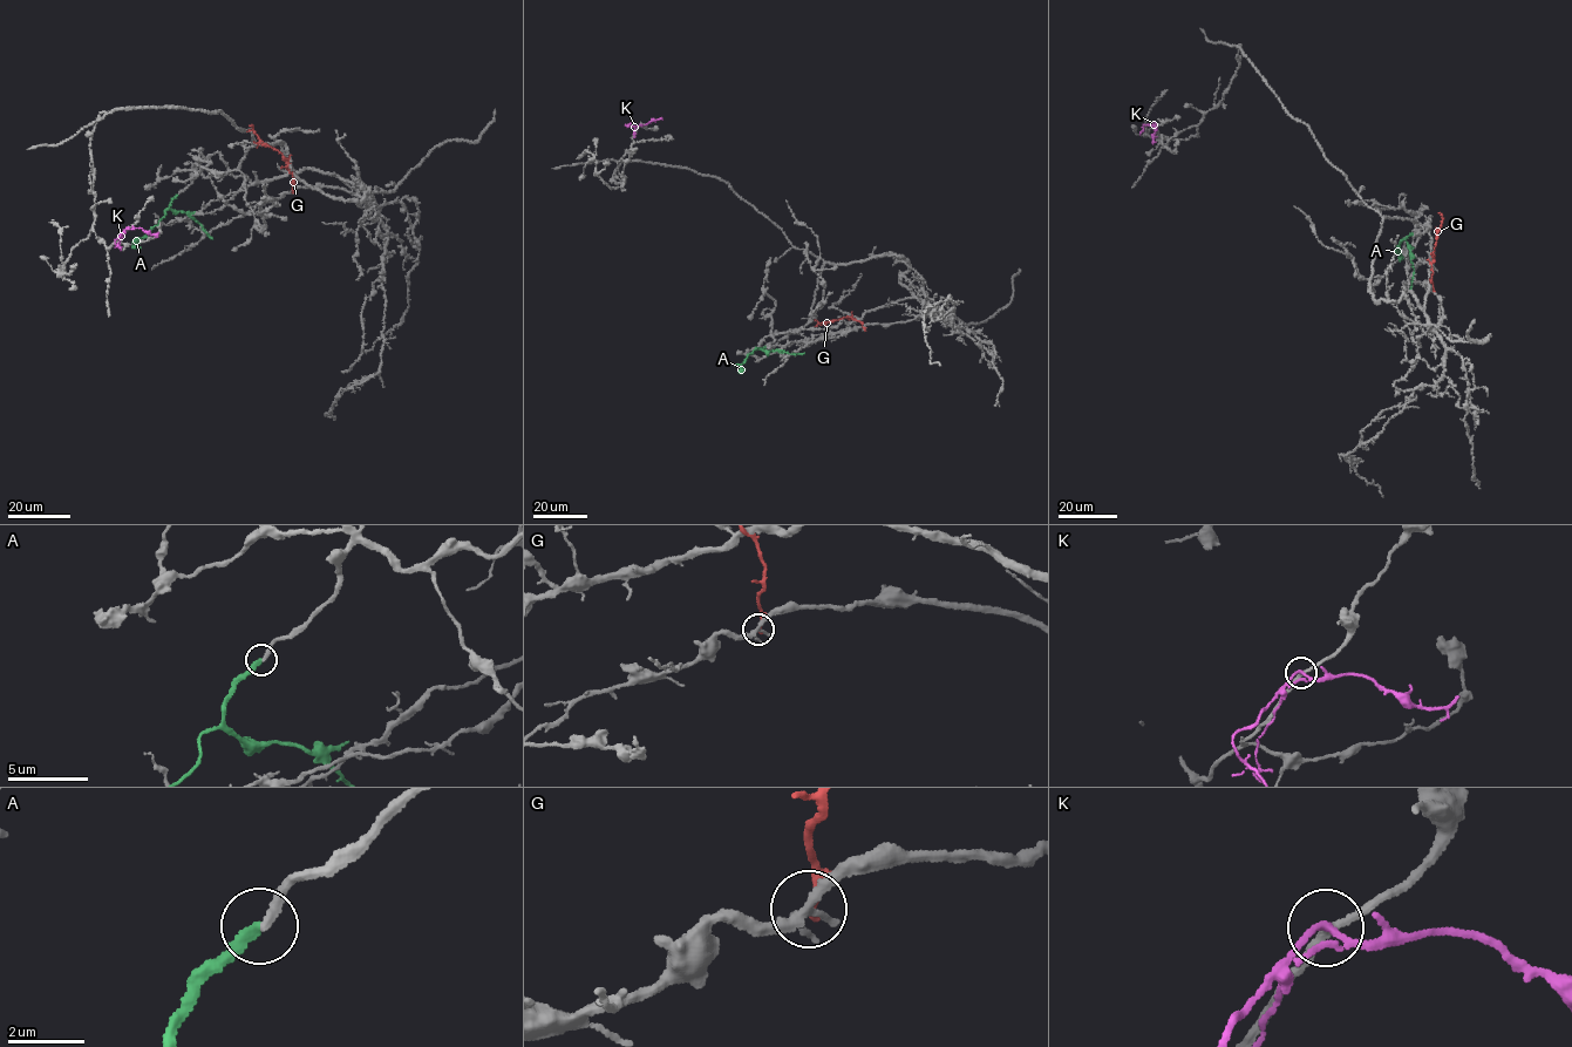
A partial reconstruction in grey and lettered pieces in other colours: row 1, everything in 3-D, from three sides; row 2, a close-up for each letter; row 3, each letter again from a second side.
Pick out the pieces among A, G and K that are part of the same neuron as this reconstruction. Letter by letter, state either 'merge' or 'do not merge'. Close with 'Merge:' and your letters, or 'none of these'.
A: merge
G: do not merge
K: merge
Merge: A, K

